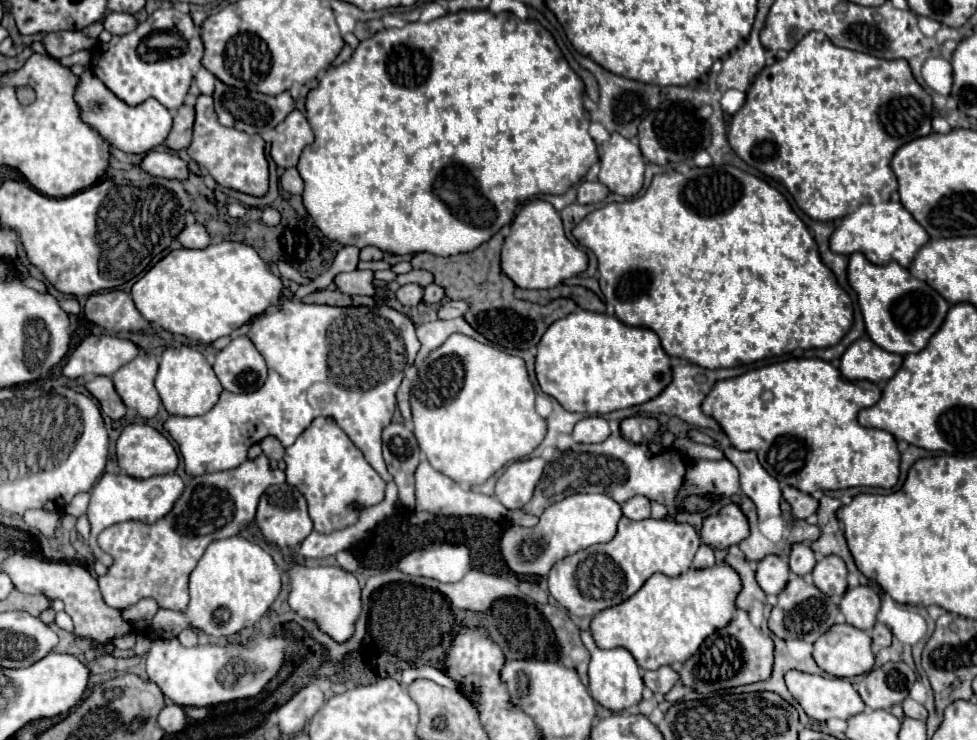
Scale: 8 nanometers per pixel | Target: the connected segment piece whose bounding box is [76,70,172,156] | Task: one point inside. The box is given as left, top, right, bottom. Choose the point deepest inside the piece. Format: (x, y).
(137, 129)

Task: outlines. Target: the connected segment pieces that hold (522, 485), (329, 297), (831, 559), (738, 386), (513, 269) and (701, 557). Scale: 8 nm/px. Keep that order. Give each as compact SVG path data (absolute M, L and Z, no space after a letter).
M528 458L512 462L496 482L496 498L508 508L522 508L534 492L546 462L542 458Z
M320 290L314 294L308 294L306 298L302 298L304 302L312 302L312 304L330 304L330 306L352 306L352 296L342 294L338 290Z
M826 556L812 570L812 582L826 596L842 596L848 590L848 570L840 556Z
M800 358L790 362L776 362L718 382L706 396L702 408L708 416L720 422L734 448L754 450L768 474L802 492L812 494L814 490L842 490L852 486L890 490L896 486L900 476L898 442L886 430L864 428L858 424L858 412L876 404L880 396L882 390L874 382L850 382L830 362L820 358Z
M532 200L516 214L512 232L504 240L502 248L502 270L514 280L516 286L528 290L554 288L556 284L572 278L588 268L588 256L584 250L574 246L566 234L558 210L546 200Z
M700 544L696 556L694 556L694 568L708 568L714 566L714 550L708 544Z

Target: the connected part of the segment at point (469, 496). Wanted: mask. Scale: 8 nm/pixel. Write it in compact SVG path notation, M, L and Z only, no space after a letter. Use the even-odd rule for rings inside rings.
M428 460L420 462L416 470L416 510L434 512L442 516L484 516L492 520L498 520L508 514L508 510L496 498L472 492L472 490L462 490L454 480L434 470Z

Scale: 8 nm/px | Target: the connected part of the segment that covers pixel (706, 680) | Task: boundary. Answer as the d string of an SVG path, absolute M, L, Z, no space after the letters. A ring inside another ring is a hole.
M738 610L734 620L726 628L714 632L702 642L698 654L694 654L690 660L684 662L678 676L684 686L706 696L710 692L720 692L768 680L772 674L772 664L774 664L774 640L764 632L760 632L750 622L744 610Z

